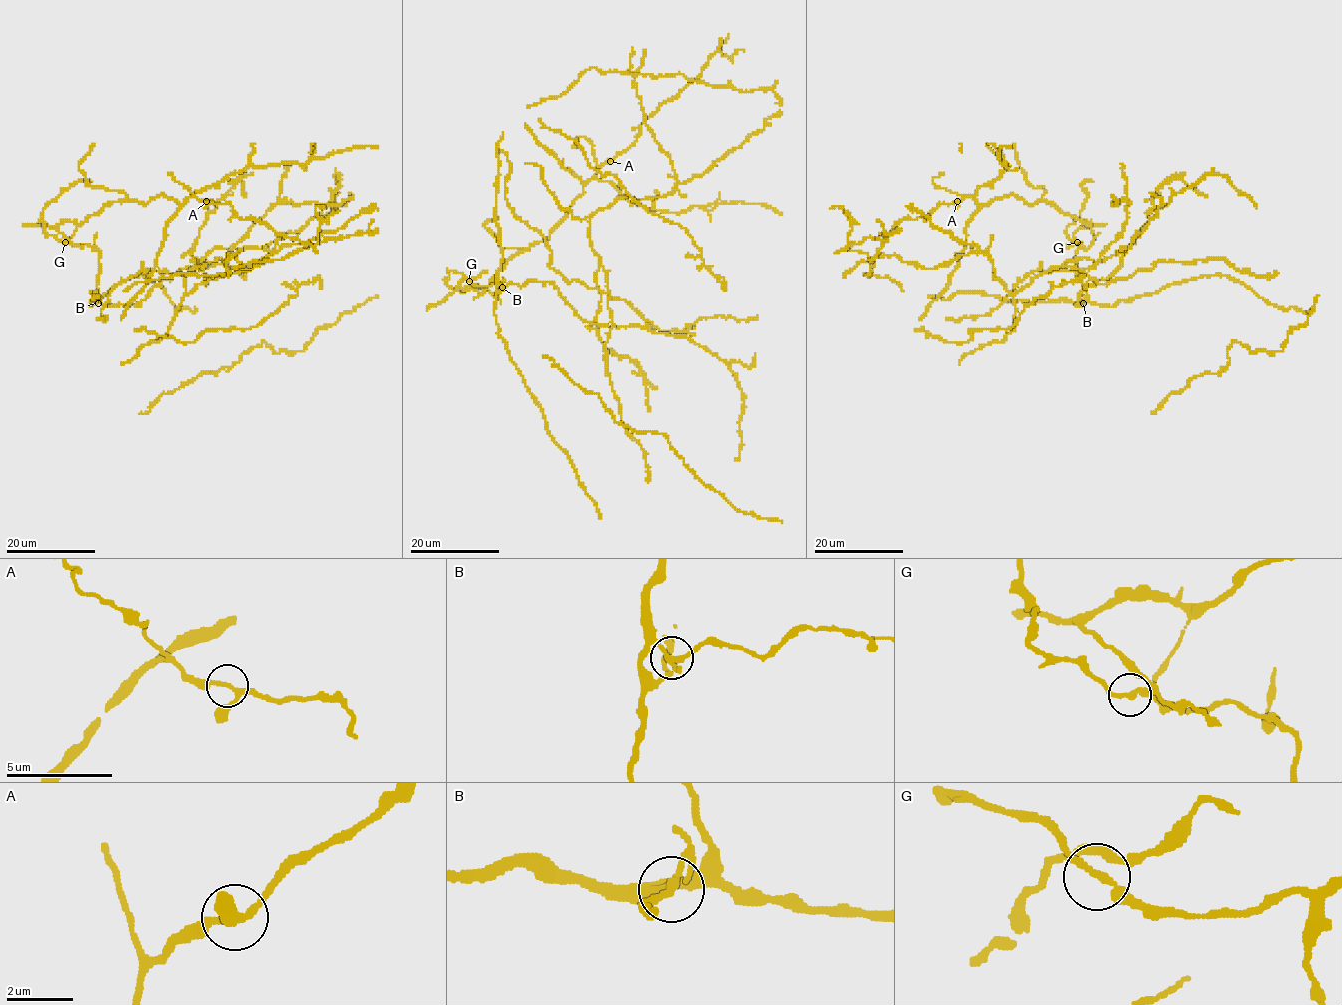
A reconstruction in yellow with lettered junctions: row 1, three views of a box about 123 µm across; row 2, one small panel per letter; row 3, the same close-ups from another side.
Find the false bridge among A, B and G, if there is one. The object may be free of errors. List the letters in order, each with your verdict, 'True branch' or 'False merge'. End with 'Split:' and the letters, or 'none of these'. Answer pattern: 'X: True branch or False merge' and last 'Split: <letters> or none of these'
A: True branch
B: True branch
G: True branch
Split: none of these

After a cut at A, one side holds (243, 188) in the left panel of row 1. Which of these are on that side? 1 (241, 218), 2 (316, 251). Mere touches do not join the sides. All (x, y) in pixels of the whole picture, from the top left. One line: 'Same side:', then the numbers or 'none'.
Same side: none

